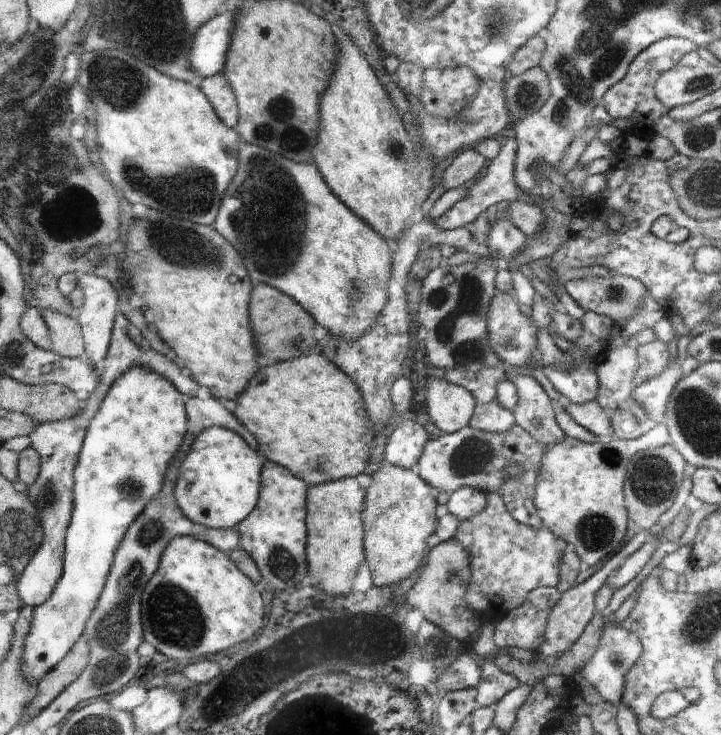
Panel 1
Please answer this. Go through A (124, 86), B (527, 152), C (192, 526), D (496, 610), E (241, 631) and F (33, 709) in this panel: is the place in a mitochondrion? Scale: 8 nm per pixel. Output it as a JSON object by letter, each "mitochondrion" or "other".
{"A":"mitochondrion","B":"other","C":"other","D":"other","E":"other","F":"other"}

